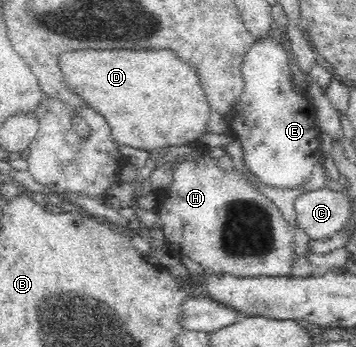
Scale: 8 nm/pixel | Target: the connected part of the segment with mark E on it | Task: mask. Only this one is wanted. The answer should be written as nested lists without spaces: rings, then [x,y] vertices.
[[[275,35],[272,37],[264,37],[264,39],[257,41],[253,47],[250,47],[250,51],[247,52],[241,65],[241,72],[244,80],[242,96],[233,108],[234,111],[228,121],[228,129],[234,136],[234,139],[241,143],[244,154],[243,162],[248,168],[248,171],[251,171],[251,173],[258,178],[260,183],[265,183],[270,187],[295,188],[304,185],[304,183],[307,183],[312,177],[312,169],[314,169],[316,163],[322,159],[323,155],[322,150],[320,150],[320,139],[318,138],[322,131],[319,129],[317,123],[317,110],[312,106],[310,98],[308,98],[304,92],[300,92],[296,87],[296,84],[294,84],[294,81],[292,80],[292,71],[290,70],[290,59],[288,57],[289,54],[283,49],[280,40]]]

